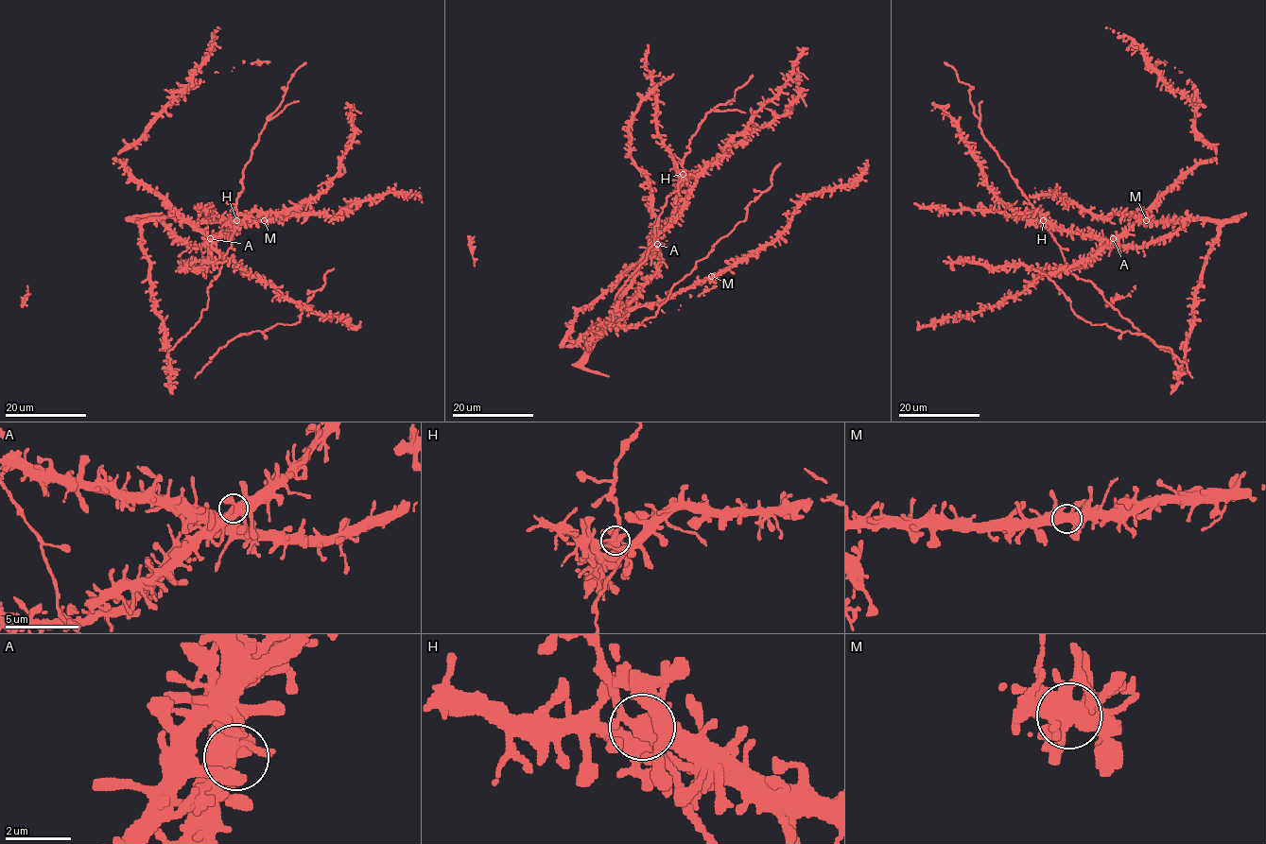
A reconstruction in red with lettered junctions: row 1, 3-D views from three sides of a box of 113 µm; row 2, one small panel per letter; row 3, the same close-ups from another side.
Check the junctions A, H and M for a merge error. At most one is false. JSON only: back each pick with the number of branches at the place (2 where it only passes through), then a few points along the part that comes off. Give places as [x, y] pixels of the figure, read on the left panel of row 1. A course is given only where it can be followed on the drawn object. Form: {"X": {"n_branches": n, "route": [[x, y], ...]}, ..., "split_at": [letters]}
{"split_at": []}

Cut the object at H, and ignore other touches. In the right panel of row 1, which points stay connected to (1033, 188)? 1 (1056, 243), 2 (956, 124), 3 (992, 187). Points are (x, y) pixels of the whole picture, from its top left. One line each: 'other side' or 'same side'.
1: other side
2: same side
3: same side

